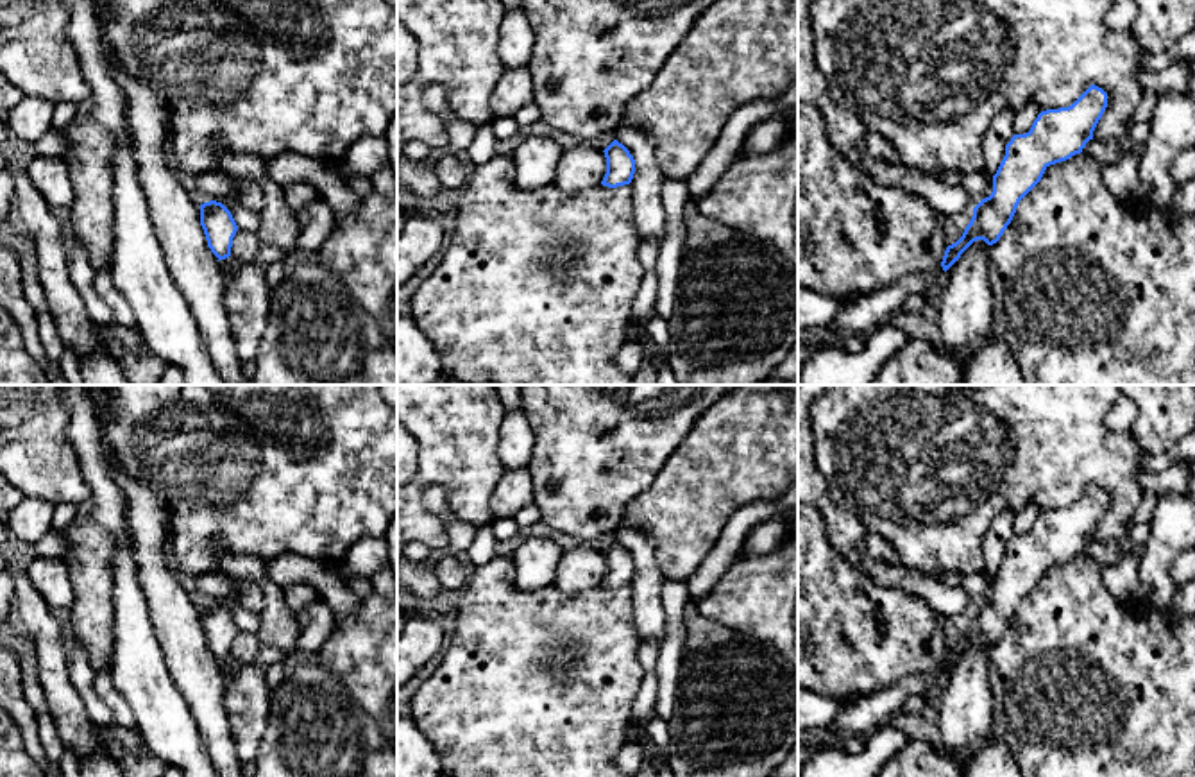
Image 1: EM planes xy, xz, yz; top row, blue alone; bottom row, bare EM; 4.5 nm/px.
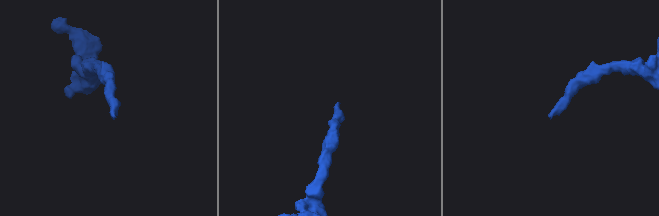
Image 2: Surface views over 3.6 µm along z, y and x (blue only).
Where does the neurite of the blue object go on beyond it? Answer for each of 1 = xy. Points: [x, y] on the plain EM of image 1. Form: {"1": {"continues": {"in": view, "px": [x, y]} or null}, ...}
{"1": {"continues": null}}

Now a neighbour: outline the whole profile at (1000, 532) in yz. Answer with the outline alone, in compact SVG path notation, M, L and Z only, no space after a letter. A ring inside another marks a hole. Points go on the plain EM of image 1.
M1000 512L991 521L989 530L984 535L982 541L982 557L984 557L984 575L995 576L1004 557L1005 557L1005 546L1014 537L1014 516L1013 512Z

